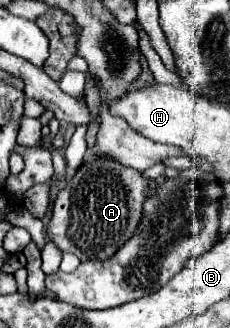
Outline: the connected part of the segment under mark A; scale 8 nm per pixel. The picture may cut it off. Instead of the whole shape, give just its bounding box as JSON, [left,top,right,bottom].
[46,158,150,260]

